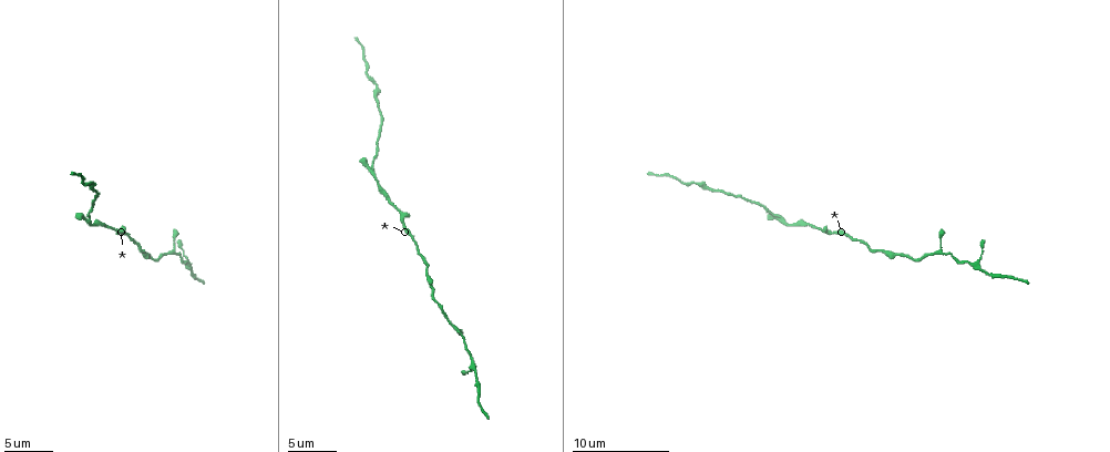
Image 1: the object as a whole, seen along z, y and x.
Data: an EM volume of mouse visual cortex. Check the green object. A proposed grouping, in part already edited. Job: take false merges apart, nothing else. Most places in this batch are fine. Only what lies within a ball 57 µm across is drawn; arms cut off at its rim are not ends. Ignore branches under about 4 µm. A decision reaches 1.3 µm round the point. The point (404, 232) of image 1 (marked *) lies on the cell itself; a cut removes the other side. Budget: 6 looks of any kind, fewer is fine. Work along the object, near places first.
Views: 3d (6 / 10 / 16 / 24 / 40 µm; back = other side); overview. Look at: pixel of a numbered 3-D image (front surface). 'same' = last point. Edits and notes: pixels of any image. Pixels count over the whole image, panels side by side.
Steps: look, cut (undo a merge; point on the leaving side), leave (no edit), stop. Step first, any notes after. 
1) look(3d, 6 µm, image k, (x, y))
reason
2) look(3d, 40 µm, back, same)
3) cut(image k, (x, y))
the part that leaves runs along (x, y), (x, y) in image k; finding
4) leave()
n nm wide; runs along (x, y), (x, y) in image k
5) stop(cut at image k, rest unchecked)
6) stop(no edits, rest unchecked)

look(3d, 10 µm, image 1, (776, 215))
sudden change in width

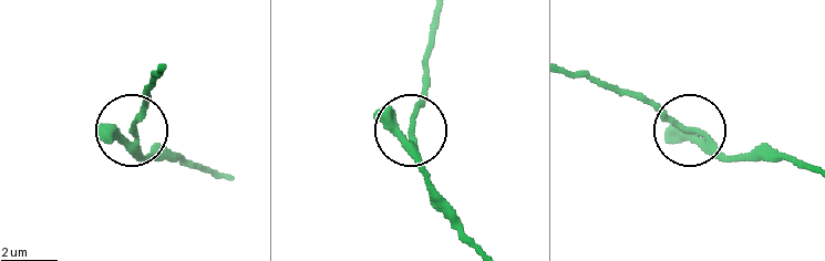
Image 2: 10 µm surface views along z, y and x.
leave()
3 arms; runs along (214, 175), (140, 149), (142, 90) in image 2; all the same cell

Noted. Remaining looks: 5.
look(3d, 10 µm, image 1, (461, 334))
calibre changes

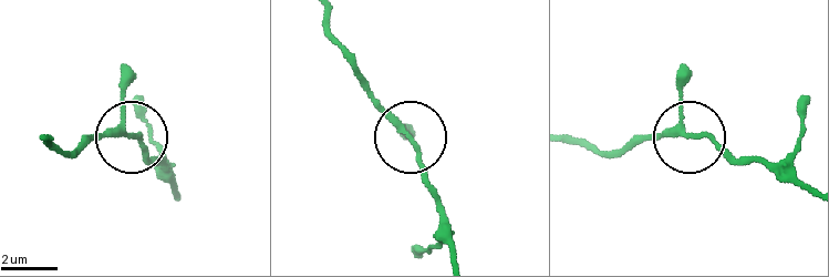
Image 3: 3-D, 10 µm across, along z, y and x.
leave()
runs along (42, 137), (71, 151), (94, 137), (135, 137), (156, 163) in image 3; one cell here

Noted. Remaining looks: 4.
look(3d, 16 µm, image 1, (711, 191))
sudden change in width

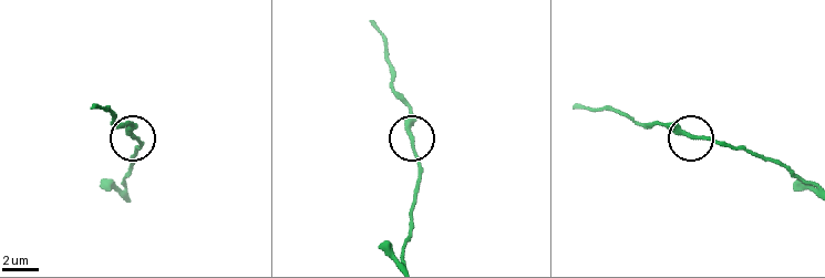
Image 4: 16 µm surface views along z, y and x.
look(3d, 6 µm, image 4, (131, 137))
closer look

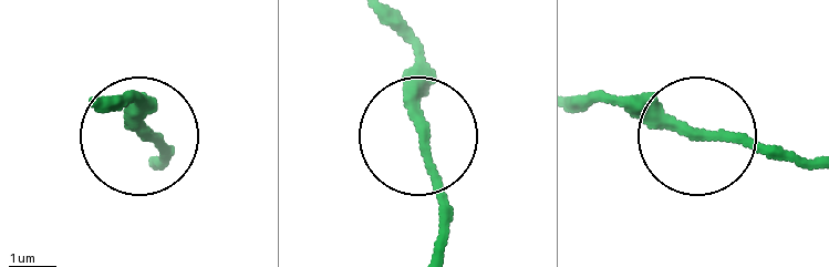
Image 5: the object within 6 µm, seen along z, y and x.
leave()
200 nm wide; one cell here

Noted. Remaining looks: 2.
stop(no edits, rest unchecked)

